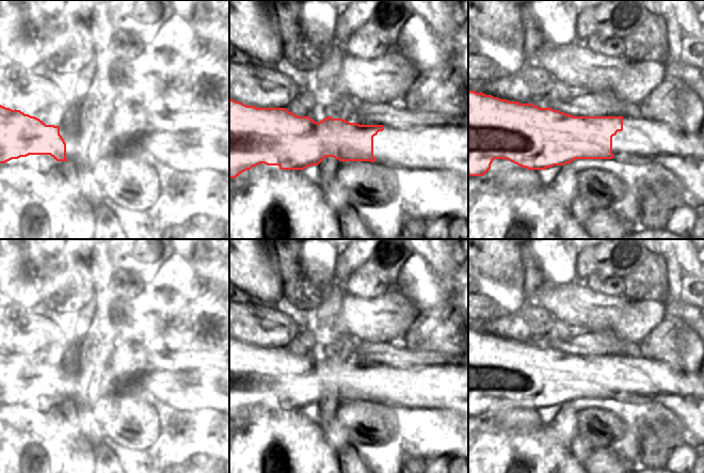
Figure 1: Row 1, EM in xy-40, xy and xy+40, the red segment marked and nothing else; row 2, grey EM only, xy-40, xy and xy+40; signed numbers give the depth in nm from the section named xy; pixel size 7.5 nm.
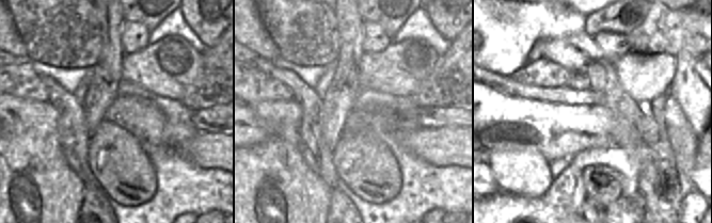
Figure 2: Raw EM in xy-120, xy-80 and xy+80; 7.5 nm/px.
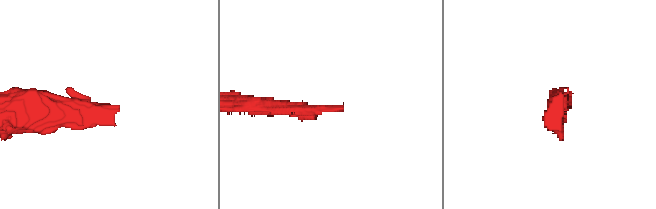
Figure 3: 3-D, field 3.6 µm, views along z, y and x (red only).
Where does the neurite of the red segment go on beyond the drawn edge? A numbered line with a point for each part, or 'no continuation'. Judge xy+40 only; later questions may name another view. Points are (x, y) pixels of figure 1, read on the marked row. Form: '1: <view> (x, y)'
1: xy+40 (683, 154)

